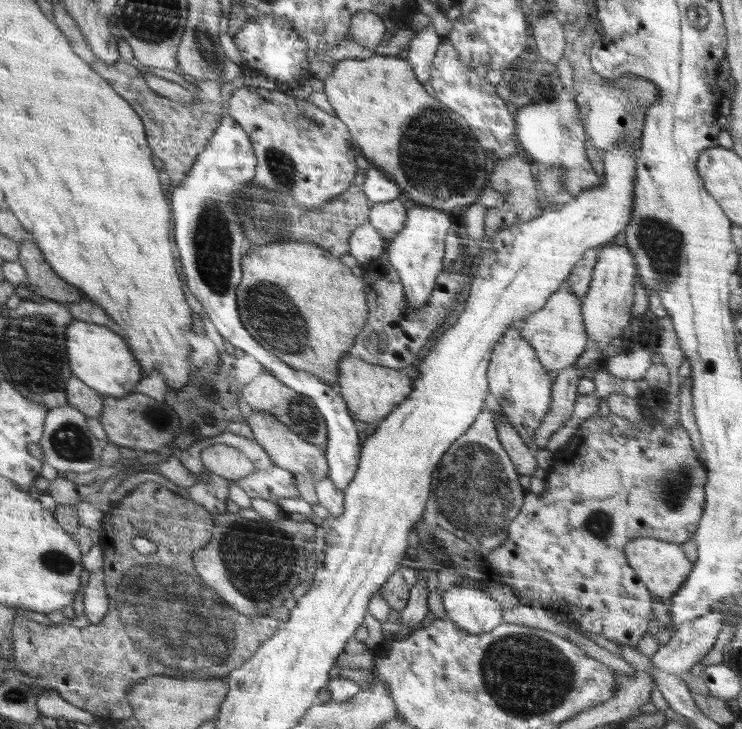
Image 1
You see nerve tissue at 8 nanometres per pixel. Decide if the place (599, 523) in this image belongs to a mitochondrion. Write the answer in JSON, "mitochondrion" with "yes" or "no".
{"mitochondrion":"yes"}

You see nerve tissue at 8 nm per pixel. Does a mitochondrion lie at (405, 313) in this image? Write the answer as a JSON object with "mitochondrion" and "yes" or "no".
{"mitochondrion":"no"}

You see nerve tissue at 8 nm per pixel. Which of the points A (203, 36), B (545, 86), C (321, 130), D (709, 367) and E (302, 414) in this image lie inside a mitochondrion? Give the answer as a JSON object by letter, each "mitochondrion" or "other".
{"A":"mitochondrion","B":"mitochondrion","C":"other","D":"other","E":"mitochondrion"}

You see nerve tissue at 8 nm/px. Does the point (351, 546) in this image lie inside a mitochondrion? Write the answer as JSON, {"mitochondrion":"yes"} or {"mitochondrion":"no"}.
{"mitochondrion":"no"}

